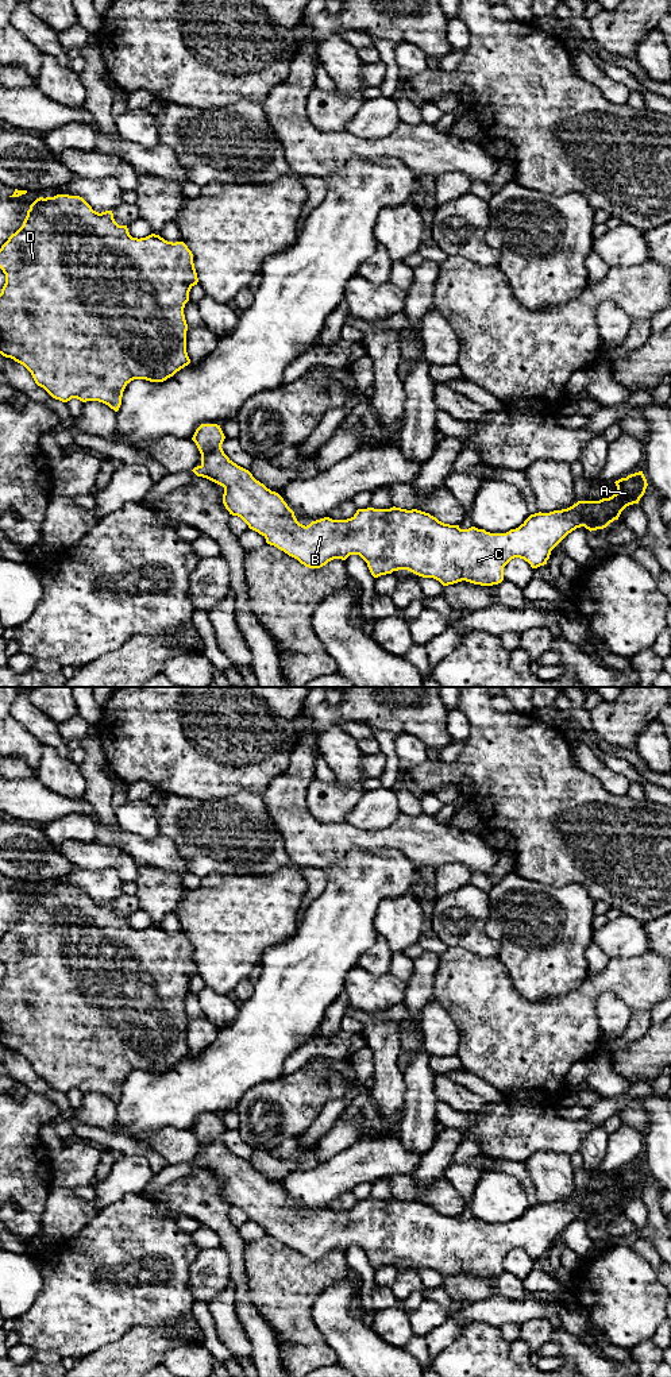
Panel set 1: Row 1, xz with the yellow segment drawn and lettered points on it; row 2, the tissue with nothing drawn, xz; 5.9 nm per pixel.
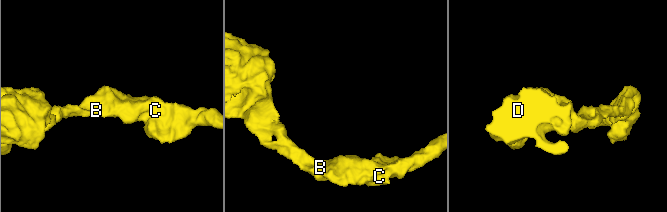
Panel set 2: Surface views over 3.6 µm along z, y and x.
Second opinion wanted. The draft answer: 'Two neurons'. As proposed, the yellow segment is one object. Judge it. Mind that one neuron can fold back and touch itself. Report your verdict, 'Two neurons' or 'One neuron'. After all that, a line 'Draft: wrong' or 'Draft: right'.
One neuron
Draft: wrong

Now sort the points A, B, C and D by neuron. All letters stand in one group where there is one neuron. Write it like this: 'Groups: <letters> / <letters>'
Groups: A B C D

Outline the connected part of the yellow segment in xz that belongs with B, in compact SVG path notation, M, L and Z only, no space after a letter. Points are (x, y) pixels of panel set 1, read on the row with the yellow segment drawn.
M201 424L192 440L201 454L201 464L192 471L224 487L223 504L232 516L240 517L250 529L266 539L289 556L309 568L320 568L333 559L346 560L350 555L359 555L374 578L408 570L423 578L433 578L443 586L462 580L493 586L504 580L504 567L514 558L524 559L532 568L547 564L551 551L572 531L585 526L597 531L618 520L621 512L639 504L648 486L643 471L616 481L617 491L599 501L578 501L572 506L549 513L531 514L518 528L506 533L490 533L471 526L460 529L439 521L429 513L412 509L358 509L347 520L324 517L302 525L284 498L257 481L252 474L234 463L223 451L225 436L217 424Z

